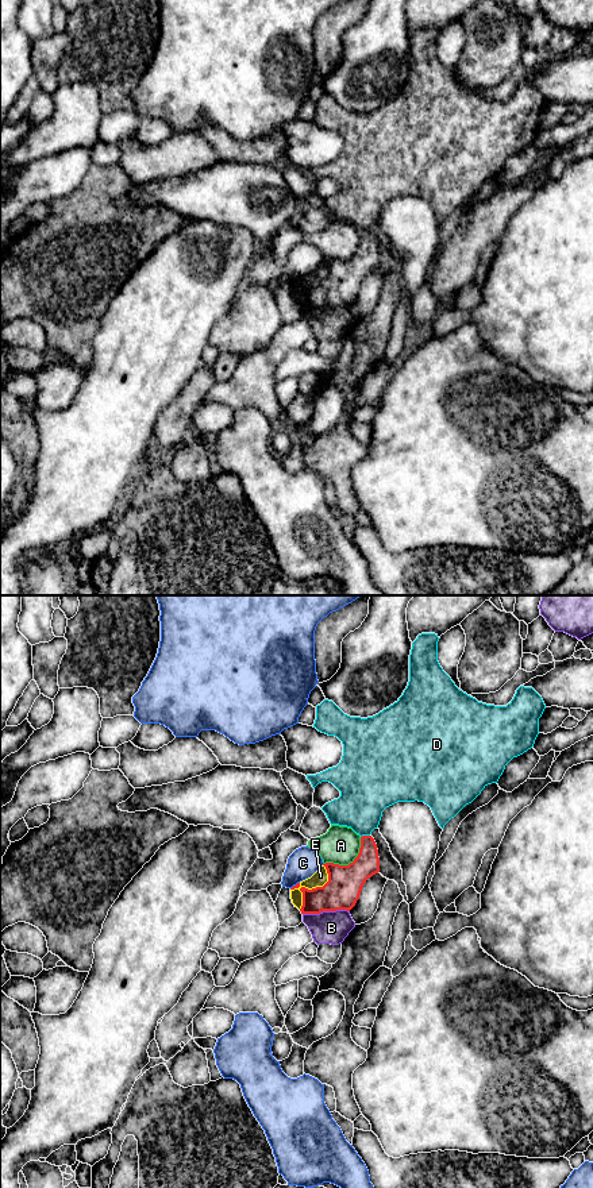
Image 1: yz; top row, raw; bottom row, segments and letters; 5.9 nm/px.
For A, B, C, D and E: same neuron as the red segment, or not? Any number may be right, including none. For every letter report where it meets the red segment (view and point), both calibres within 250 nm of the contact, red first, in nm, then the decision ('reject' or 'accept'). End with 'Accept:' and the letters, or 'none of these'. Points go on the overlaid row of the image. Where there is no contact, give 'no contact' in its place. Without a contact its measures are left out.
A: contact yz (350, 863); calibres 220 and 220 nm; reject
B: contact yz (326, 910); calibres 220 and 190 nm; reject
C: contact yz (296, 884); calibres 20 and 180 nm; reject
D: contact yz (365, 836); calibres 150 and 300 nm; reject
E: contact yz (312, 888); calibres 220 and 90 nm; reject
Accept: none of these

